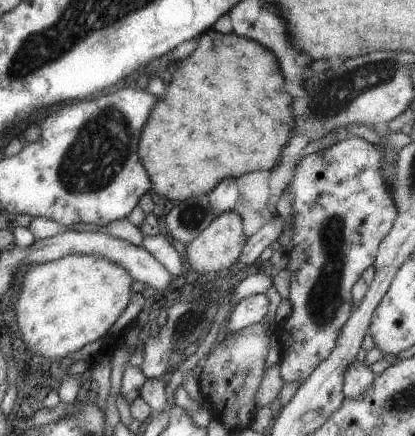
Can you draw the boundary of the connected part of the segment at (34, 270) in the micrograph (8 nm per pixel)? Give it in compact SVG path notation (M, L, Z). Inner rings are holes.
M67 255L46 263L30 263L24 274L24 283L16 301L16 334L22 338L26 349L41 364L63 361L73 352L97 339L105 338L112 324L128 307L131 298L130 285L134 281L118 264L95 255Z

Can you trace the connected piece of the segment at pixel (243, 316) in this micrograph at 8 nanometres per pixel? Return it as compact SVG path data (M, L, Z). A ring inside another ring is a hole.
M256 294L244 298L232 310L228 325L229 332L244 329L246 326L260 323L268 314L270 310L270 302L265 294Z

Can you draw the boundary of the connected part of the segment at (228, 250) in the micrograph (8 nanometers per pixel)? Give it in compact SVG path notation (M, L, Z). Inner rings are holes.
M235 210L227 211L214 218L203 232L200 232L190 243L185 244L186 252L182 258L192 276L206 275L209 272L222 272L238 261L246 242L243 219Z

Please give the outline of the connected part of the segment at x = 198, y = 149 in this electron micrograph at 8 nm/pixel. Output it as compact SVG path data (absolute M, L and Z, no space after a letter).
M210 29L200 35L200 43L198 48L190 55L190 58L186 60L188 64L180 64L176 68L176 72L172 74L172 80L166 88L166 96L162 96L154 106L152 106L152 112L150 112L150 118L148 118L148 124L144 124L142 132L140 132L140 144L138 144L137 156L140 163L146 168L148 176L150 176L151 190L150 193L160 200L166 201L184 201L192 196L208 194L212 191L217 183L224 176L230 176L230 179L238 179L243 174L247 174L253 171L270 171L279 161L281 157L281 150L287 146L288 138L290 138L290 130L292 130L292 112L290 112L290 102L292 102L292 96L286 94L284 90L284 80L280 76L280 68L278 68L278 62L274 58L274 54L266 49L262 44L259 44L253 39L243 38L232 33L220 33Z

